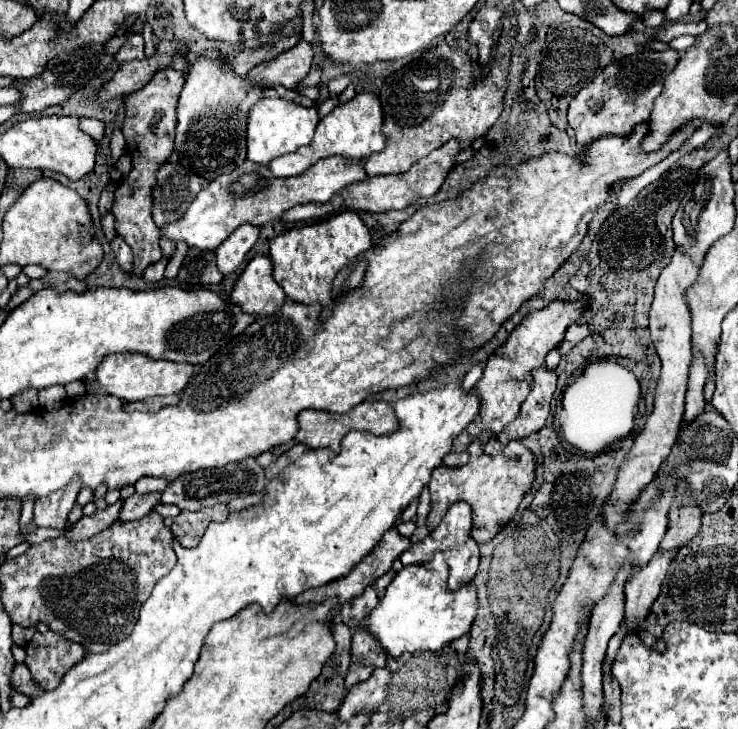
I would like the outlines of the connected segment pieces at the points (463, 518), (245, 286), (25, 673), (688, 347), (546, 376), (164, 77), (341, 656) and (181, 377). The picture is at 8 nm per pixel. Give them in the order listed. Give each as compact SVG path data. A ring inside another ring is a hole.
M456 502L450 506L438 528L430 531L425 537L432 536L437 551L448 554L450 578L448 586L458 590L462 584L470 582L478 570L480 552L478 544L470 538L472 528L472 508L466 502Z
M256 254L246 264L246 268L234 284L230 300L234 304L240 304L244 312L258 316L272 314L284 304L286 294L280 288L280 284L272 278L270 256Z
M16 664L16 666L14 666L12 686L14 686L18 692L30 696L30 698L36 698L36 696L42 696L42 694L44 694L44 690L32 680L32 674L30 674L30 670L28 670L26 664Z
M676 250L672 262L662 270L656 282L656 296L650 308L650 334L656 352L662 360L662 372L656 386L654 410L646 418L644 430L636 436L626 462L620 464L618 478L604 504L604 524L608 524L612 530L616 528L616 524L622 524L624 512L628 512L628 504L632 504L632 500L636 500L636 496L640 496L640 492L650 484L652 476L656 476L660 464L664 462L664 458L668 458L668 452L672 450L672 444L676 442L676 436L680 432L684 416L684 396L688 388L688 366L692 362L692 342L690 342L692 320L686 292L696 282L696 278L698 268L694 266L694 262L680 250Z
M540 366L532 372L532 376L534 376L532 392L522 404L518 418L498 434L500 442L522 440L538 432L546 424L546 418L550 414L550 402L556 390L556 372L546 366Z
M166 68L156 72L156 76L140 90L132 92L126 102L126 120L122 126L124 138L128 140L128 154L132 158L132 170L122 178L120 188L116 190L112 212L116 216L116 232L130 244L134 262L133 274L142 276L146 266L158 262L162 258L162 250L158 246L160 230L152 220L152 188L156 184L156 172L160 164L166 164L170 154L174 152L174 128L176 128L176 104L186 82L184 72L174 68Z
M334 624L334 640L336 650L330 660L324 664L322 674L312 682L310 690L306 692L306 708L322 708L326 712L336 712L344 700L344 676L348 674L350 664L350 638L352 632L346 624Z
M122 352L122 354L108 354L98 366L96 378L108 394L118 396L124 402L136 402L152 396L180 394L186 388L192 372L194 372L194 366L188 362L152 360L150 356L144 356L140 352Z

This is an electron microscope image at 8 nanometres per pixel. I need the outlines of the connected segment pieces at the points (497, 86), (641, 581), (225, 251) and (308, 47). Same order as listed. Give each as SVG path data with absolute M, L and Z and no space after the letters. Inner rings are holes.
M444 40L422 52L416 60L392 72L380 90L384 110L386 148L372 154L364 168L368 176L406 172L416 160L440 148L450 138L460 142L460 148L472 146L478 136L498 120L504 108L508 86L508 68L490 68L488 74L474 74L472 56L464 50L454 50Z
M658 552L652 556L652 564L648 564L648 568L640 568L640 572L634 572L626 582L626 622L630 634L636 632L638 624L646 618L652 602L658 598L668 564L674 556L676 552Z
M242 224L240 228L236 228L236 232L232 232L232 236L228 236L228 240L224 240L224 244L216 248L218 270L222 274L234 272L242 264L250 248L256 244L258 234L260 234L260 228L252 224Z
M300 40L298 46L252 68L248 72L248 78L252 82L264 82L266 88L274 88L280 84L284 88L296 90L298 82L308 74L312 66L312 58L314 58L312 44Z

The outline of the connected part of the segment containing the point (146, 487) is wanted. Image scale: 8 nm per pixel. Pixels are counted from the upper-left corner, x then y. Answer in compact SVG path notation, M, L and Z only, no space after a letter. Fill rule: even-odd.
M146 476L146 478L140 478L134 488L138 494L146 494L146 492L164 492L164 488L168 486L168 480L160 480L160 478L152 478L152 476Z

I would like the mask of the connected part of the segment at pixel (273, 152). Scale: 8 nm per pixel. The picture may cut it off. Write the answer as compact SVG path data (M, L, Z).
M280 96L262 98L252 108L248 118L248 160L258 164L270 164L278 156L284 156L284 154L296 152L302 146L308 146L314 138L314 130L318 122L320 122L320 116L316 106L304 108Z

